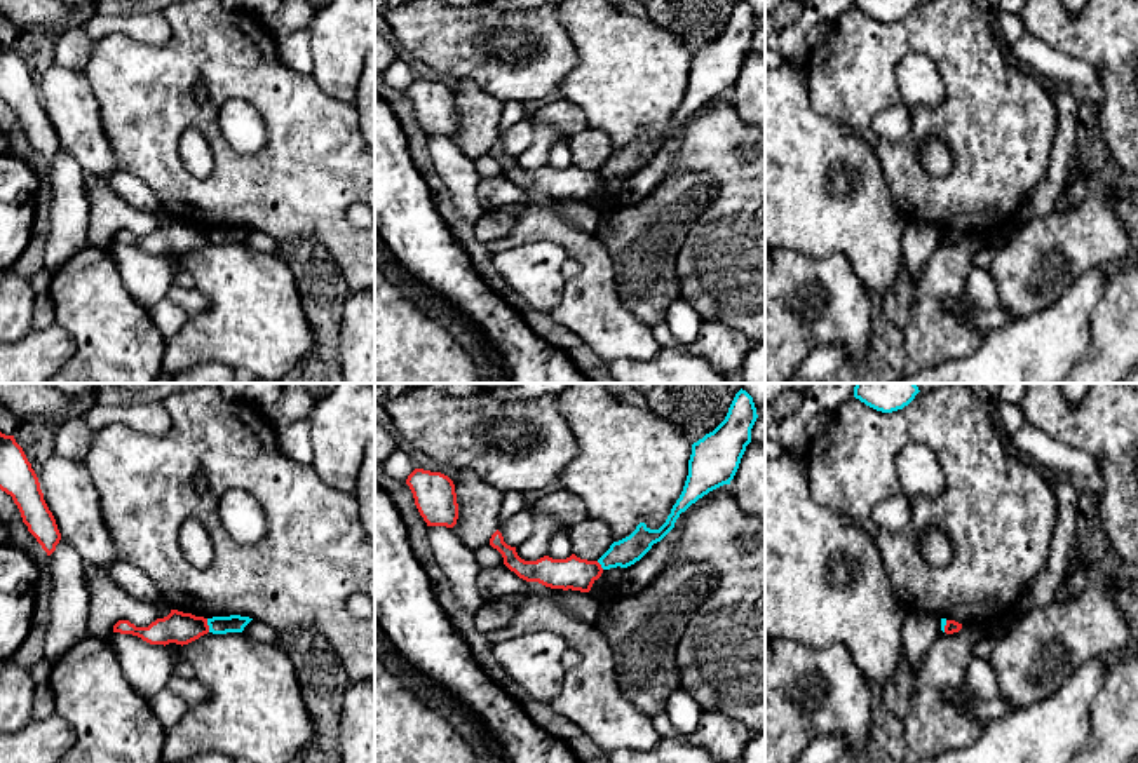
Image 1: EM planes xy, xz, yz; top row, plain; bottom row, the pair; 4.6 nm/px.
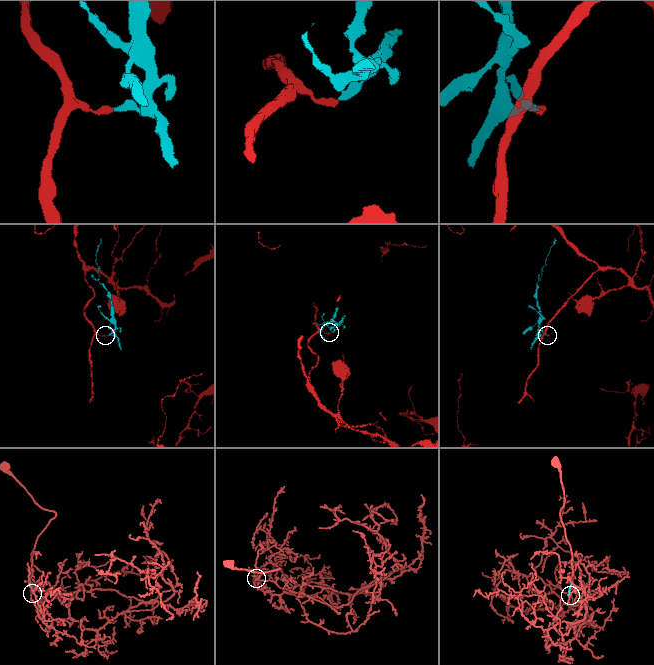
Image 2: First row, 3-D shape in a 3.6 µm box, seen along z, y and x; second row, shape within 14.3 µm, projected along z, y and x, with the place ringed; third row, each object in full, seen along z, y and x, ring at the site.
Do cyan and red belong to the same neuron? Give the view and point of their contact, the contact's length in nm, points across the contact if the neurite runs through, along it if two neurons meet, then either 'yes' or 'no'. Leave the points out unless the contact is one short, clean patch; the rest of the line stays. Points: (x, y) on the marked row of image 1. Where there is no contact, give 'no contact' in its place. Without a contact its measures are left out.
meets cyan in xy at (208, 624); contact 70 nm long; border along xy (206, 619), (209, 631); no

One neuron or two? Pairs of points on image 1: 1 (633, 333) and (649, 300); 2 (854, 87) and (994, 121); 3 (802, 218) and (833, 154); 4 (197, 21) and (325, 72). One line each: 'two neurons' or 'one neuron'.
1: two neurons
2: one neuron
3: one neuron
4: two neurons

